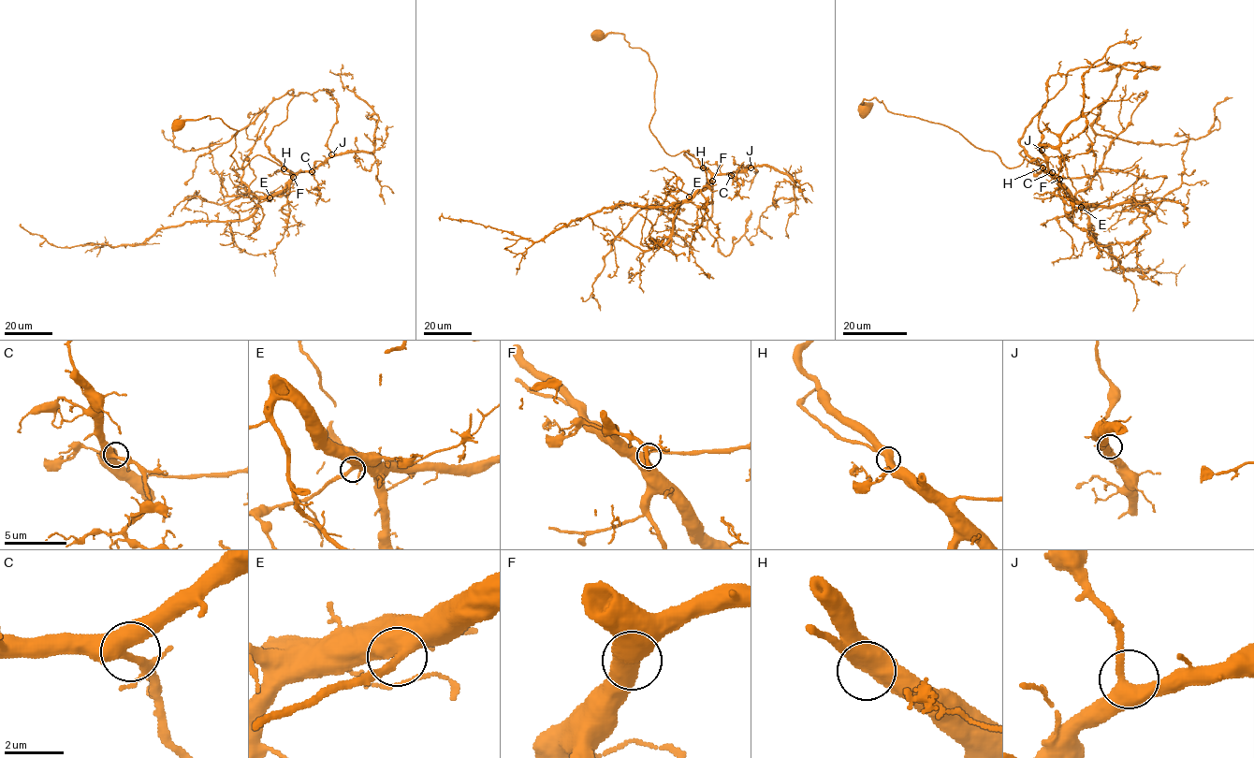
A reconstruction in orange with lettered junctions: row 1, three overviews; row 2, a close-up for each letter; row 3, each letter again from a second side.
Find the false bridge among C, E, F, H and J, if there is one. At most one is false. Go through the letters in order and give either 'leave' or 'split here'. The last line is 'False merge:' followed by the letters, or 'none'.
C: leave
E: leave
F: leave
H: leave
J: leave
False merge: none

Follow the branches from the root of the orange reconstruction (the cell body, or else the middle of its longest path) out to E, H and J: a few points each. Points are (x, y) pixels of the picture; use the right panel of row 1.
E: (865, 109), (862, 102), (876, 97), (893, 113), (944, 124), (1009, 167), (1022, 163), (1024, 150), (1081, 207)
H: (865, 109), (862, 102), (876, 97), (893, 113), (959, 131), (1009, 167), (1022, 163), (1024, 150), (1042, 167)
J: (865, 109), (876, 97), (959, 131), (1009, 167), (1024, 150), (1050, 174), (1042, 150)

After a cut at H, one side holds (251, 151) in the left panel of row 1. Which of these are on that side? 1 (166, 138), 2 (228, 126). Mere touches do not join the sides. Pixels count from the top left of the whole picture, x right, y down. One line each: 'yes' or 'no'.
1: yes
2: no

